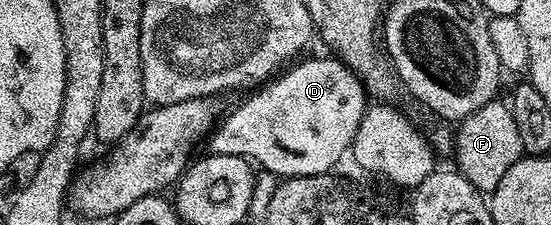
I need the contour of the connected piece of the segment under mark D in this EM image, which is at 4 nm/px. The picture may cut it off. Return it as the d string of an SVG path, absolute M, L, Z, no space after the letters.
M334 57L326 58L296 62L278 77L264 82L256 90L260 90L256 95L237 104L228 115L226 112L216 122L211 128L211 134L206 136L206 150L213 155L241 157L280 177L326 175L334 172L338 168L335 166L338 165L339 158L348 154L351 142L355 140L357 125L361 125L361 117L369 106L369 96L363 89L363 82L345 64Z

